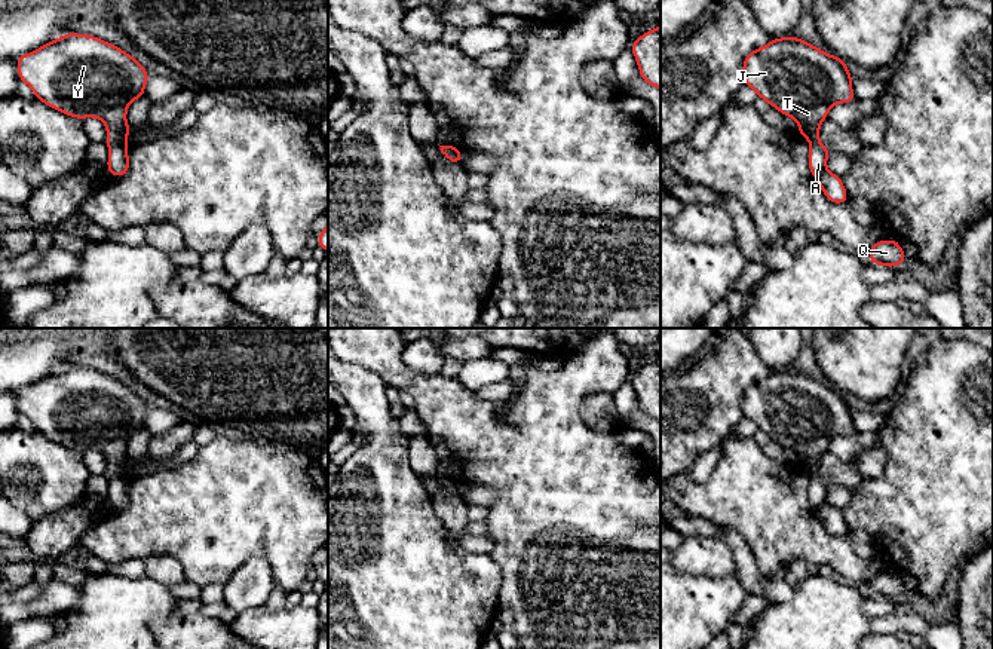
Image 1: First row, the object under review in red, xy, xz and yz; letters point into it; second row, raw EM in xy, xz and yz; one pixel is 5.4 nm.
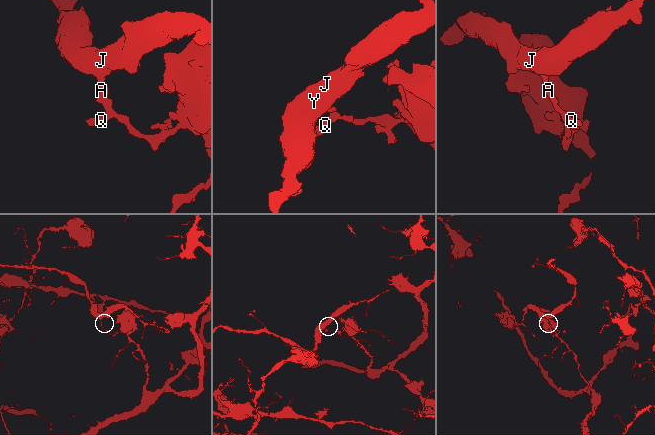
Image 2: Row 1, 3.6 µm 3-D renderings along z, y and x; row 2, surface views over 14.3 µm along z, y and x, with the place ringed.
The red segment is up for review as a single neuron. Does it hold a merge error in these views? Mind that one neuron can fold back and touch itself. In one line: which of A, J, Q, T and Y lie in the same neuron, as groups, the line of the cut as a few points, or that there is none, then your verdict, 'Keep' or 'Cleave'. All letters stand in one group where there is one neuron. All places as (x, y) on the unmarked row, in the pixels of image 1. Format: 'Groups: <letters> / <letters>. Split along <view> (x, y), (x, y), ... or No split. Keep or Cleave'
Groups: A Q / J T Y. Split along xy (125, 471), (109, 477). Cleave

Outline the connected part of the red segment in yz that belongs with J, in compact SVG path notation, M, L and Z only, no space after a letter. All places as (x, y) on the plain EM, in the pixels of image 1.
M793 368L772 371L766 379L751 383L742 398L742 411L767 437L791 449L799 456L799 466L810 477L819 472L819 459L830 441L855 432L846 395Z

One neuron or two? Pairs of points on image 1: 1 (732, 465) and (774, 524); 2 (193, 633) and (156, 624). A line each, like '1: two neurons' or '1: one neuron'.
1: one neuron
2: one neuron

